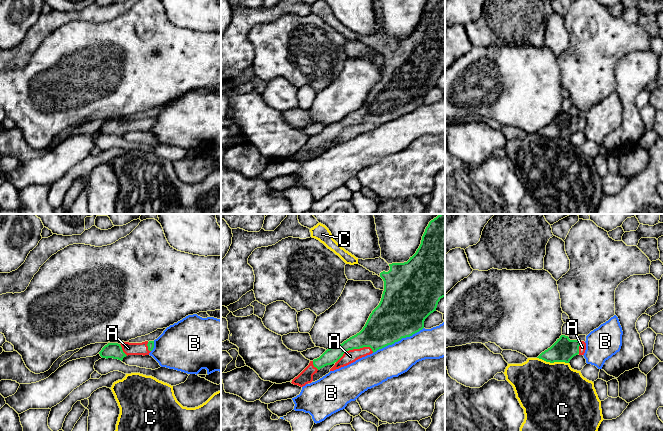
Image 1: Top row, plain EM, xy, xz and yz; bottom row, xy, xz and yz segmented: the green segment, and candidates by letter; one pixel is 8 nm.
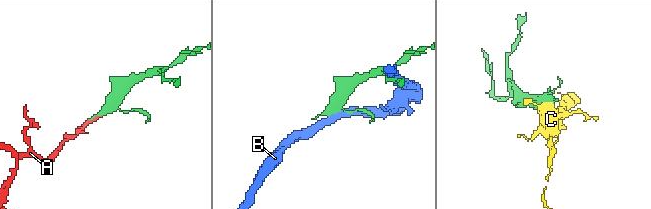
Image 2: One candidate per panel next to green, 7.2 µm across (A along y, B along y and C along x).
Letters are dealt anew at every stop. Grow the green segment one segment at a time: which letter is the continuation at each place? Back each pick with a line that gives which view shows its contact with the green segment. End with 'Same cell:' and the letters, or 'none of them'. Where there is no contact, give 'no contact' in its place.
A: meets green in xz
Same cell: A

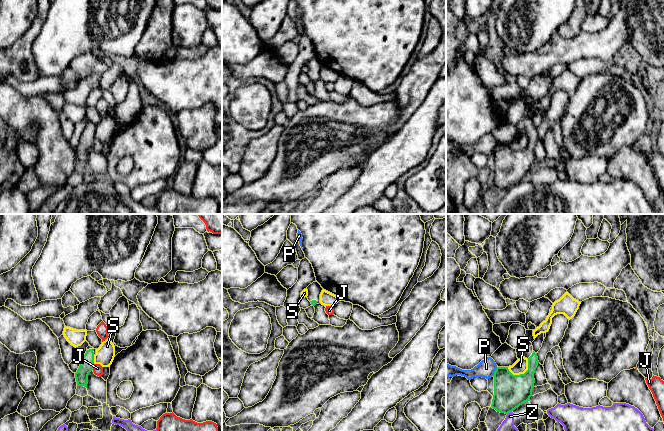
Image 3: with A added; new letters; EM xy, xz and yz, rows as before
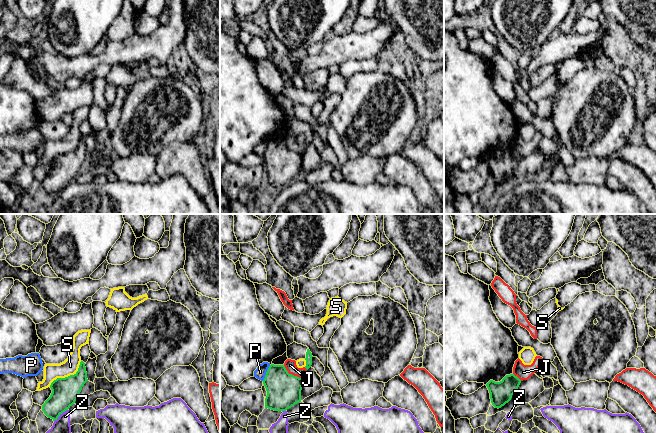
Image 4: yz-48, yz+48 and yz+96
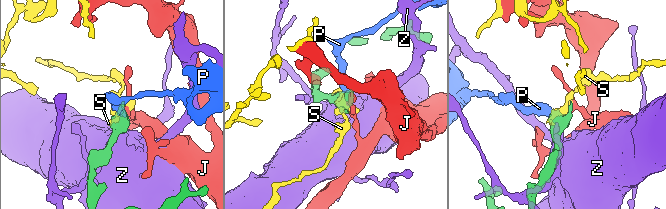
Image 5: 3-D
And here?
Same cell: none of them

